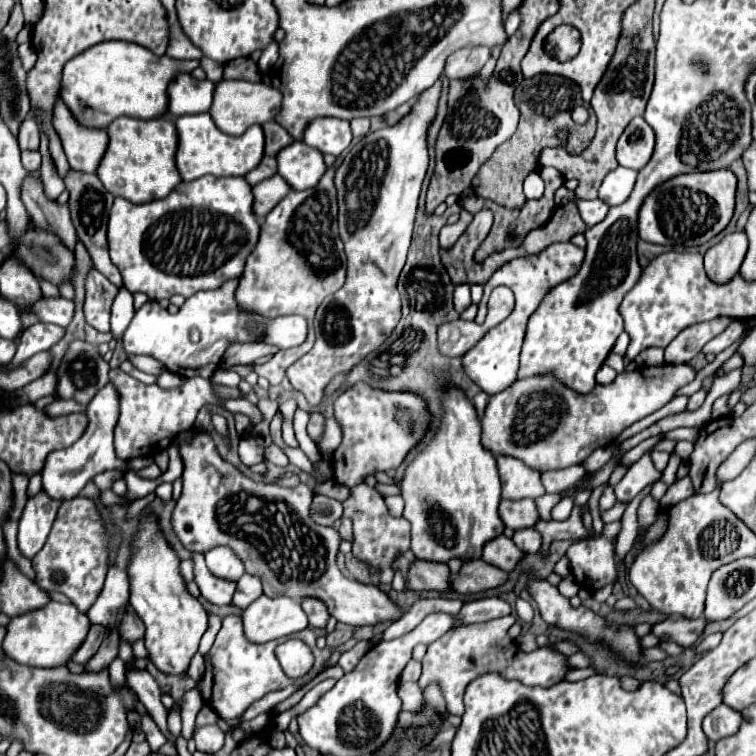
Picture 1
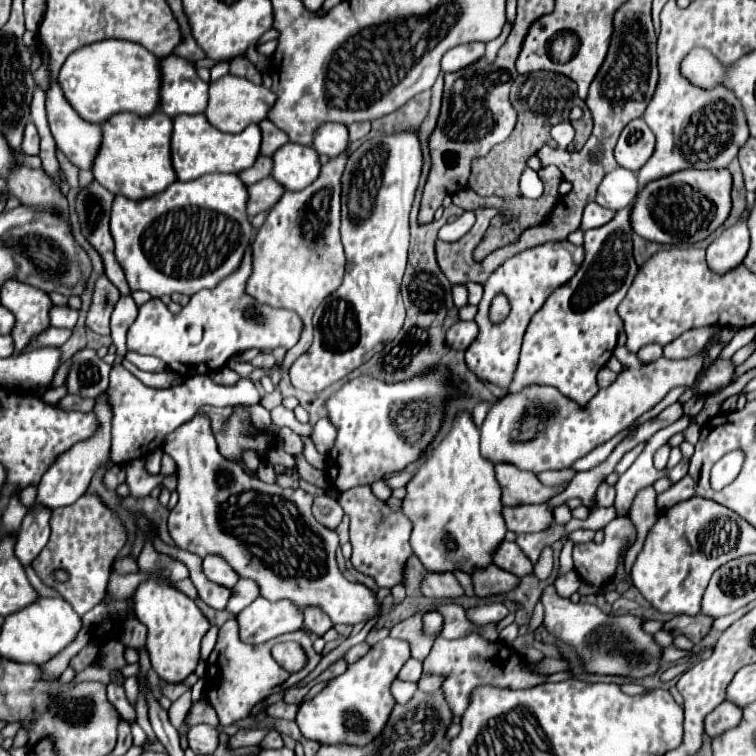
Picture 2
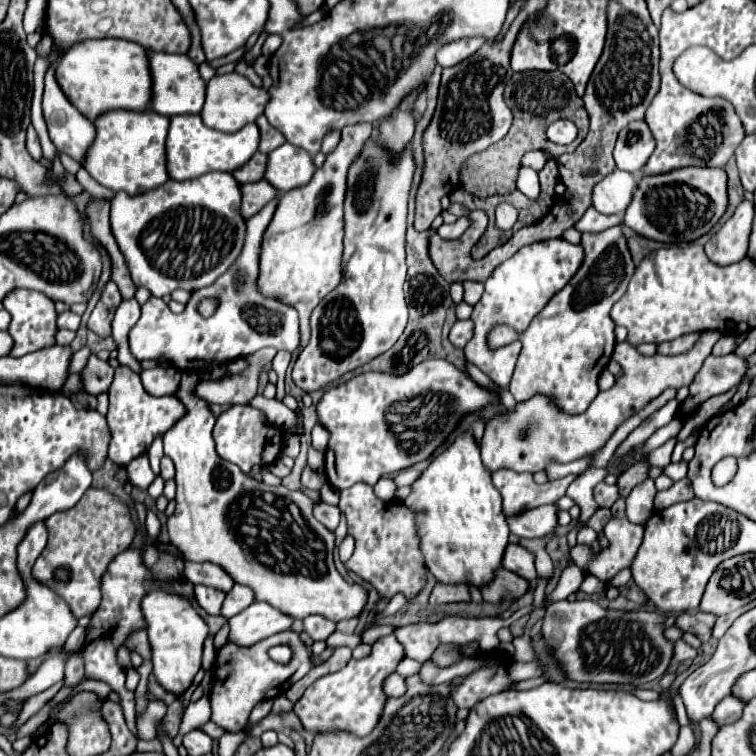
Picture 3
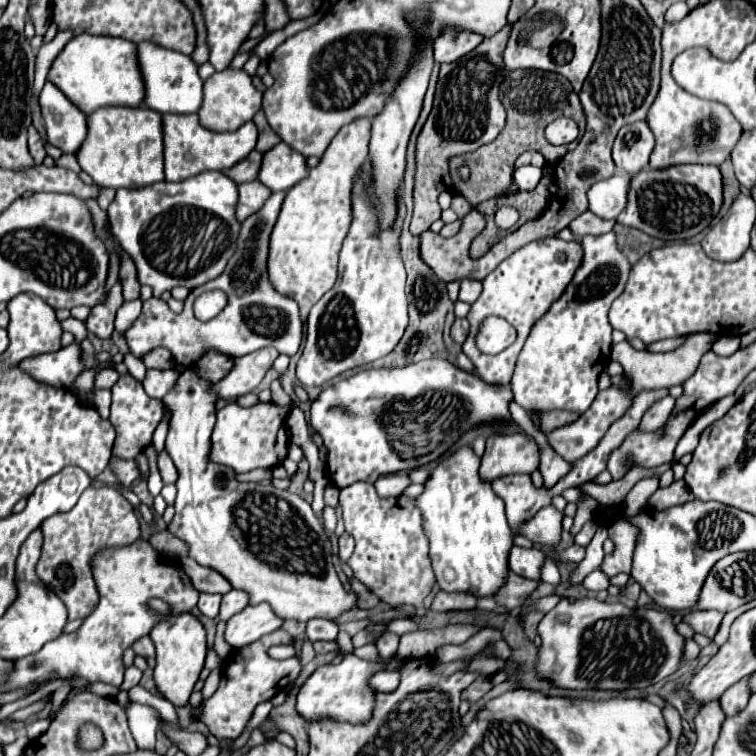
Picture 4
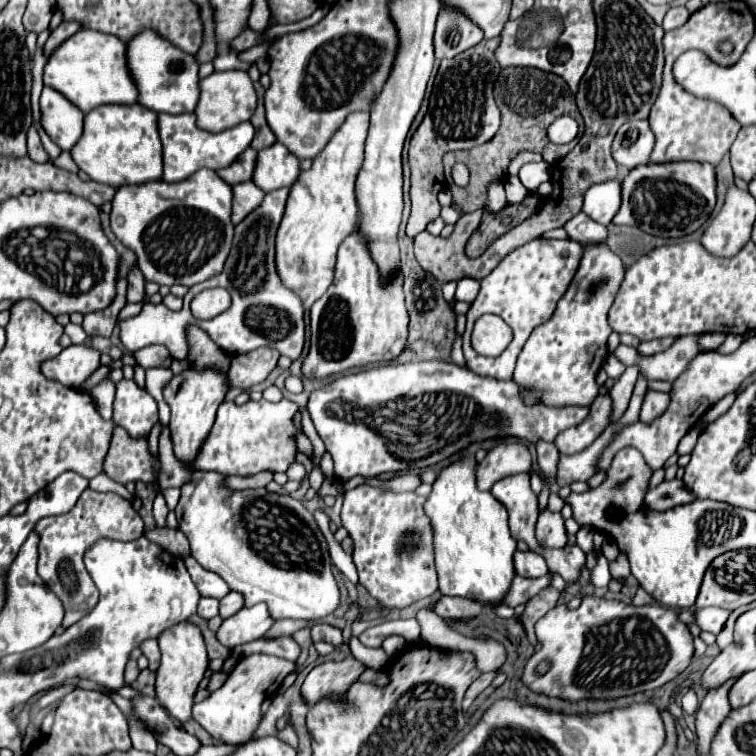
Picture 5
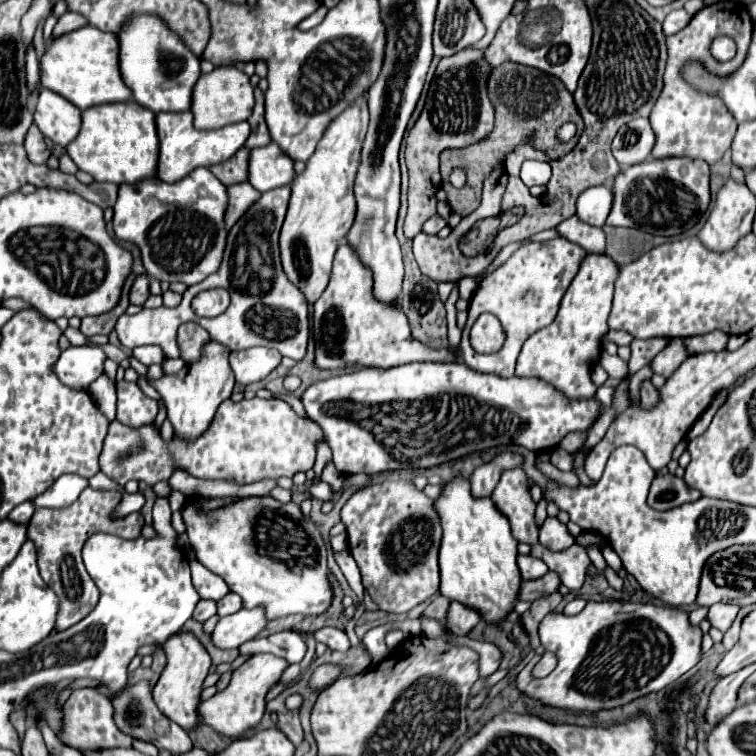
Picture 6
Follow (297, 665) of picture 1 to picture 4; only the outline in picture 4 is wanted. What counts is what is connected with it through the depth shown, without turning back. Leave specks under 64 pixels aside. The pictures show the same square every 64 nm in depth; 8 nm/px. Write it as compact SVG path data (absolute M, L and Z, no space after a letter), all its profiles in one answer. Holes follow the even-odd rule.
M280 644L280 646L272 646L272 648L268 650L268 654L270 654L272 658L284 660L284 658L292 658L292 656L296 654L296 648L294 648L294 644Z

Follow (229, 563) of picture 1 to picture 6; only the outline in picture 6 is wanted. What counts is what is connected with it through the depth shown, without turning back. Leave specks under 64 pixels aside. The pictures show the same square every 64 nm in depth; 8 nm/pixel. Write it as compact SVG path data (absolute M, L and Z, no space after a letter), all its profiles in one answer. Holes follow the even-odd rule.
M190 560L190 568L192 568L192 582L194 582L194 588L200 594L200 598L208 598L208 600L218 602L222 596L226 596L230 592L224 578L216 576L208 568L204 568L200 562Z

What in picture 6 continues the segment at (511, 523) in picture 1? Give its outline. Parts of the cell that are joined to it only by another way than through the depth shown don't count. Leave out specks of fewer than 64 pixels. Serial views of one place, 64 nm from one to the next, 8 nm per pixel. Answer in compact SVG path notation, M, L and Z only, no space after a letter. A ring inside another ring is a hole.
M546 518L544 526L540 528L540 544L548 550L566 550L574 544L574 536L570 536L566 526L560 524L558 518Z

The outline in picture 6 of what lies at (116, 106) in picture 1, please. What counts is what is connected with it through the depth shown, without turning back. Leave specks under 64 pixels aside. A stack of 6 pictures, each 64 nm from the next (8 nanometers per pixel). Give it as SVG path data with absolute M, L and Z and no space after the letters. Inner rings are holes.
M92 26L52 36L40 58L40 86L64 96L80 110L106 102L130 100L130 90L124 86L118 70L118 38Z

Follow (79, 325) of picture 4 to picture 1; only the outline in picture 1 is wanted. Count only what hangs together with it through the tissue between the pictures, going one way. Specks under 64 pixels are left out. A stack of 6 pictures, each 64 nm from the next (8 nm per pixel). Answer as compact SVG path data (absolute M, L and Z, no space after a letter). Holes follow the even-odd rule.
M42 298L34 312L42 323L68 326L74 316L74 304L66 298Z

